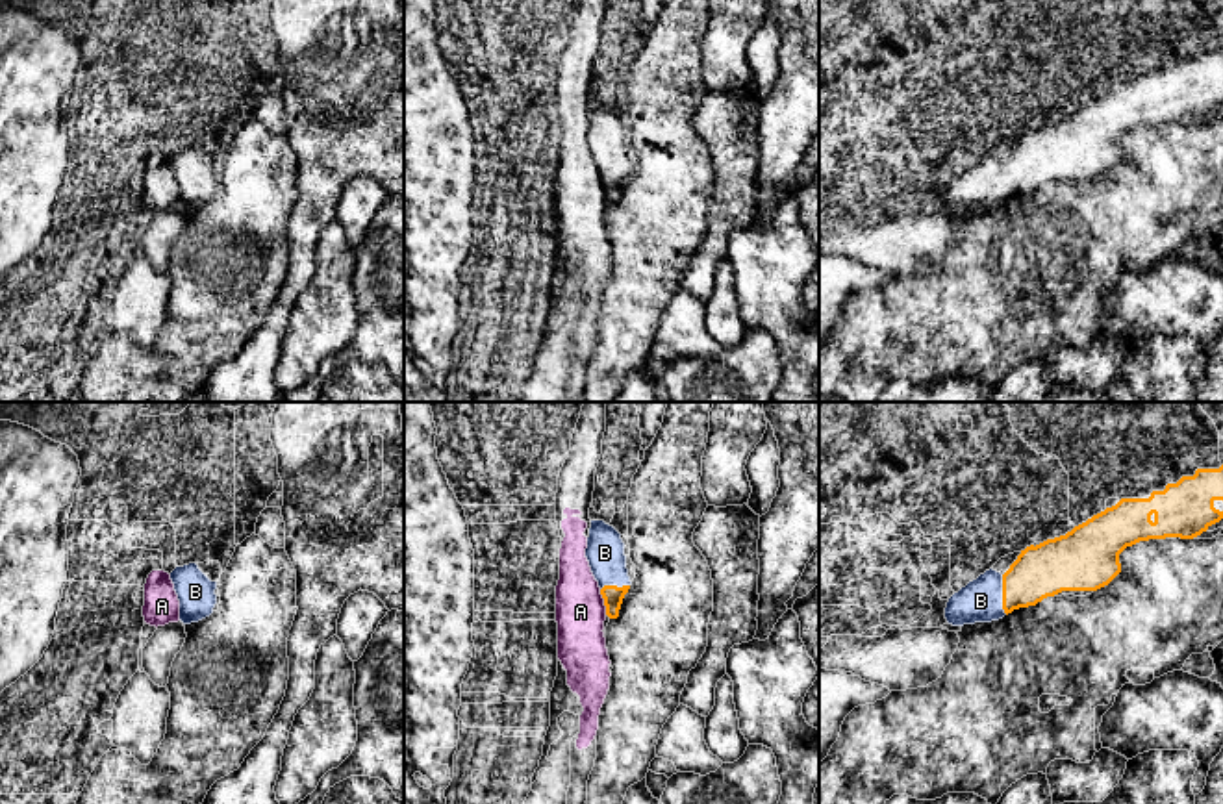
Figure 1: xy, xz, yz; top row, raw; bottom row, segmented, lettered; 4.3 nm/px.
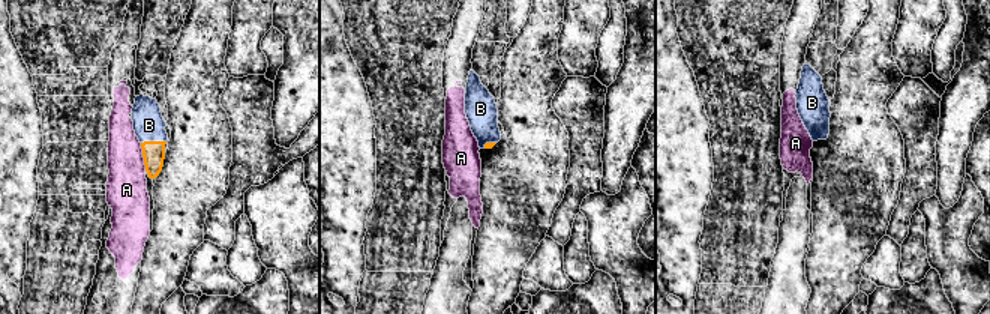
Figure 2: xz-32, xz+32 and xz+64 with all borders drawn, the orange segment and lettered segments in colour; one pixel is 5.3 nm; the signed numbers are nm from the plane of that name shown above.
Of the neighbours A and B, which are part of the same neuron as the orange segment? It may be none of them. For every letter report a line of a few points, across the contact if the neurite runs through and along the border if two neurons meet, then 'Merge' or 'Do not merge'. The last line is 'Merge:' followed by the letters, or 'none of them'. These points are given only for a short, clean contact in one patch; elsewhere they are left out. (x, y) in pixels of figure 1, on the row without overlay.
A: Do not merge
B: Merge
Merge: B

